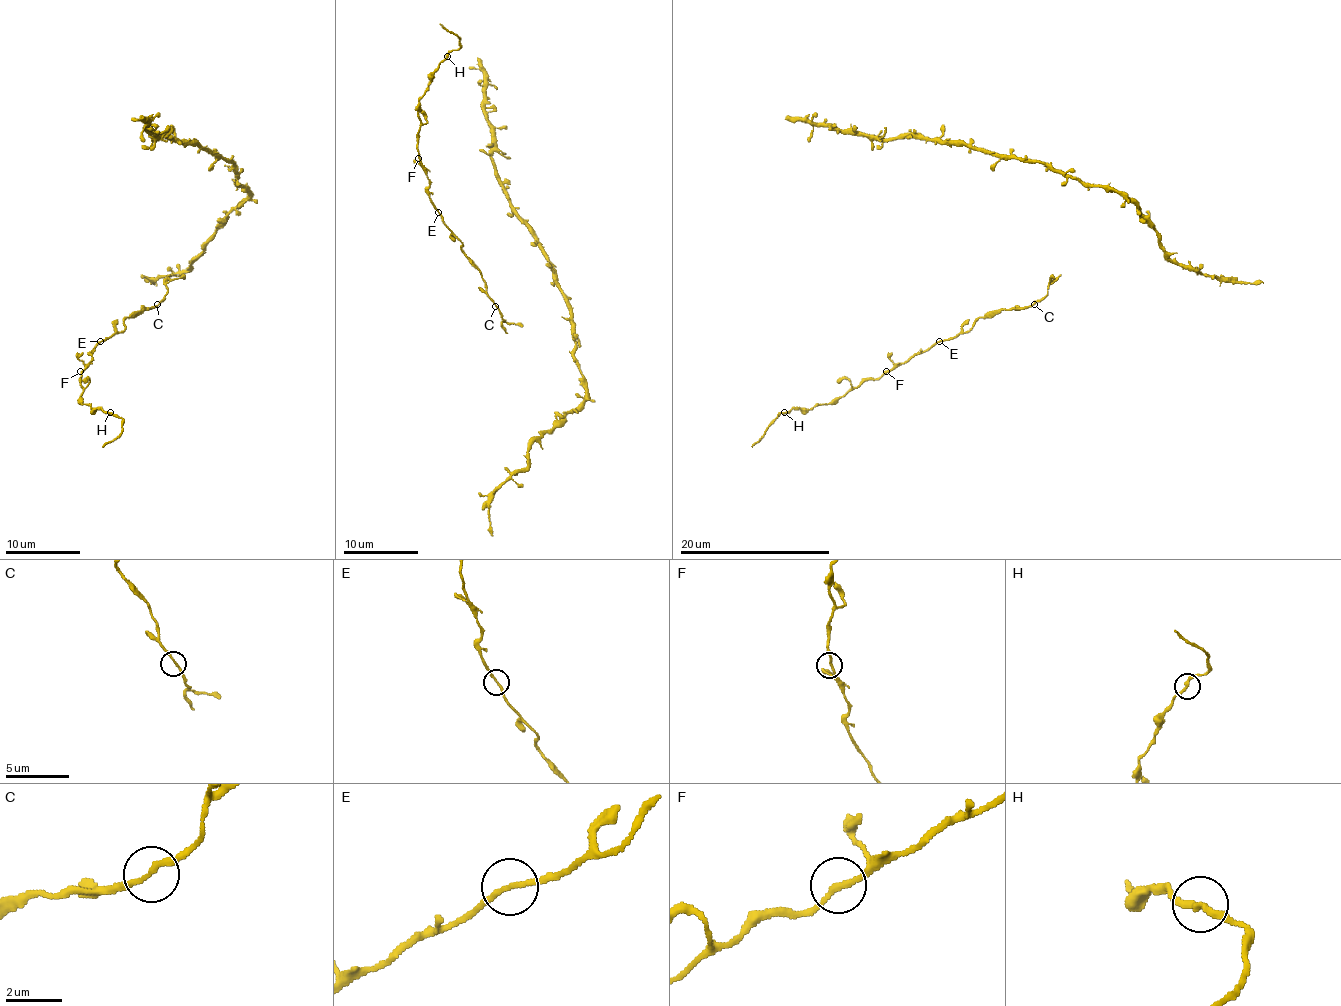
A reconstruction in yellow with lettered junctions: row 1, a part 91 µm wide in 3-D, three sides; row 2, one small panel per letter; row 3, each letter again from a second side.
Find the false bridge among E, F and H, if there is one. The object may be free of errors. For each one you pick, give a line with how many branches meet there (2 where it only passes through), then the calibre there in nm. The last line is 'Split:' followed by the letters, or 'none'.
E: 2 branches meet; 180 nm thick
Split: E

